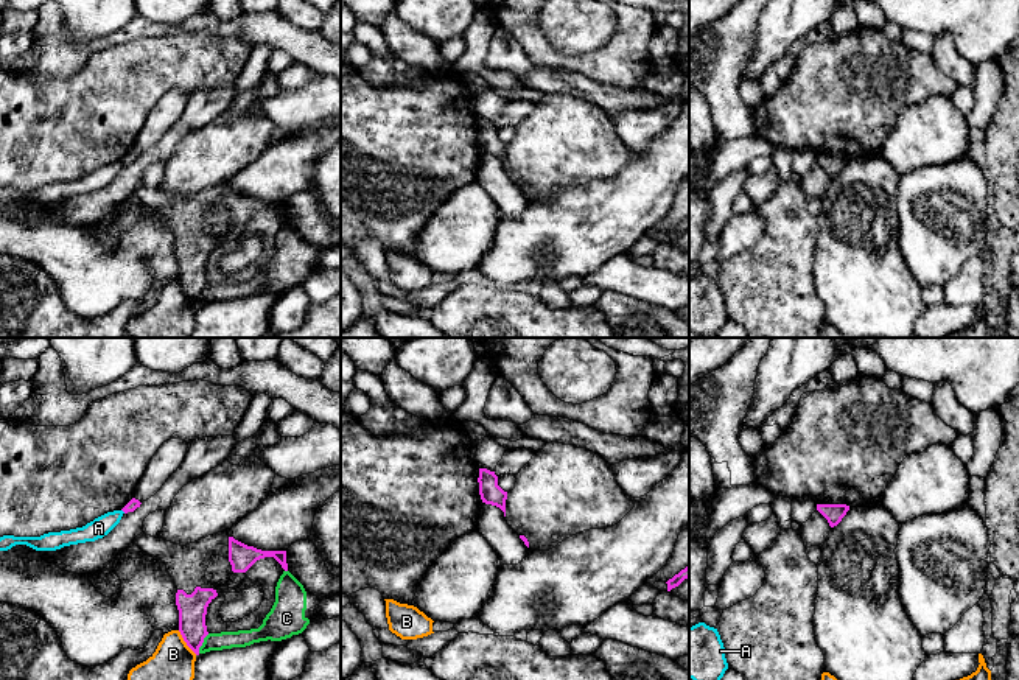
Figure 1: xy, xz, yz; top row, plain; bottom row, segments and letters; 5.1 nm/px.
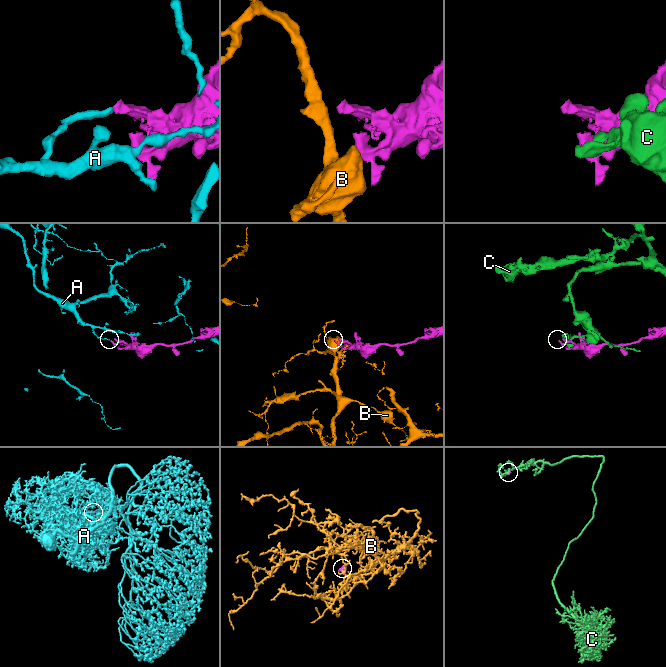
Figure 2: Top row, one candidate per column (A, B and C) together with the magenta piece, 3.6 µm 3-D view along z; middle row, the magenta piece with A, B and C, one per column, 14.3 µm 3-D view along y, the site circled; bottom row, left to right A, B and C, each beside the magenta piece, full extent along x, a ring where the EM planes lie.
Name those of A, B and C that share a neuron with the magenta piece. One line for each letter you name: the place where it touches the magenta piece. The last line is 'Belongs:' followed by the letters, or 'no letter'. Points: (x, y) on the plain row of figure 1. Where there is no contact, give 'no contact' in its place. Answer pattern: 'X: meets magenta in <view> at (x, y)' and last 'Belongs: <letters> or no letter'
Belongs: no letter

